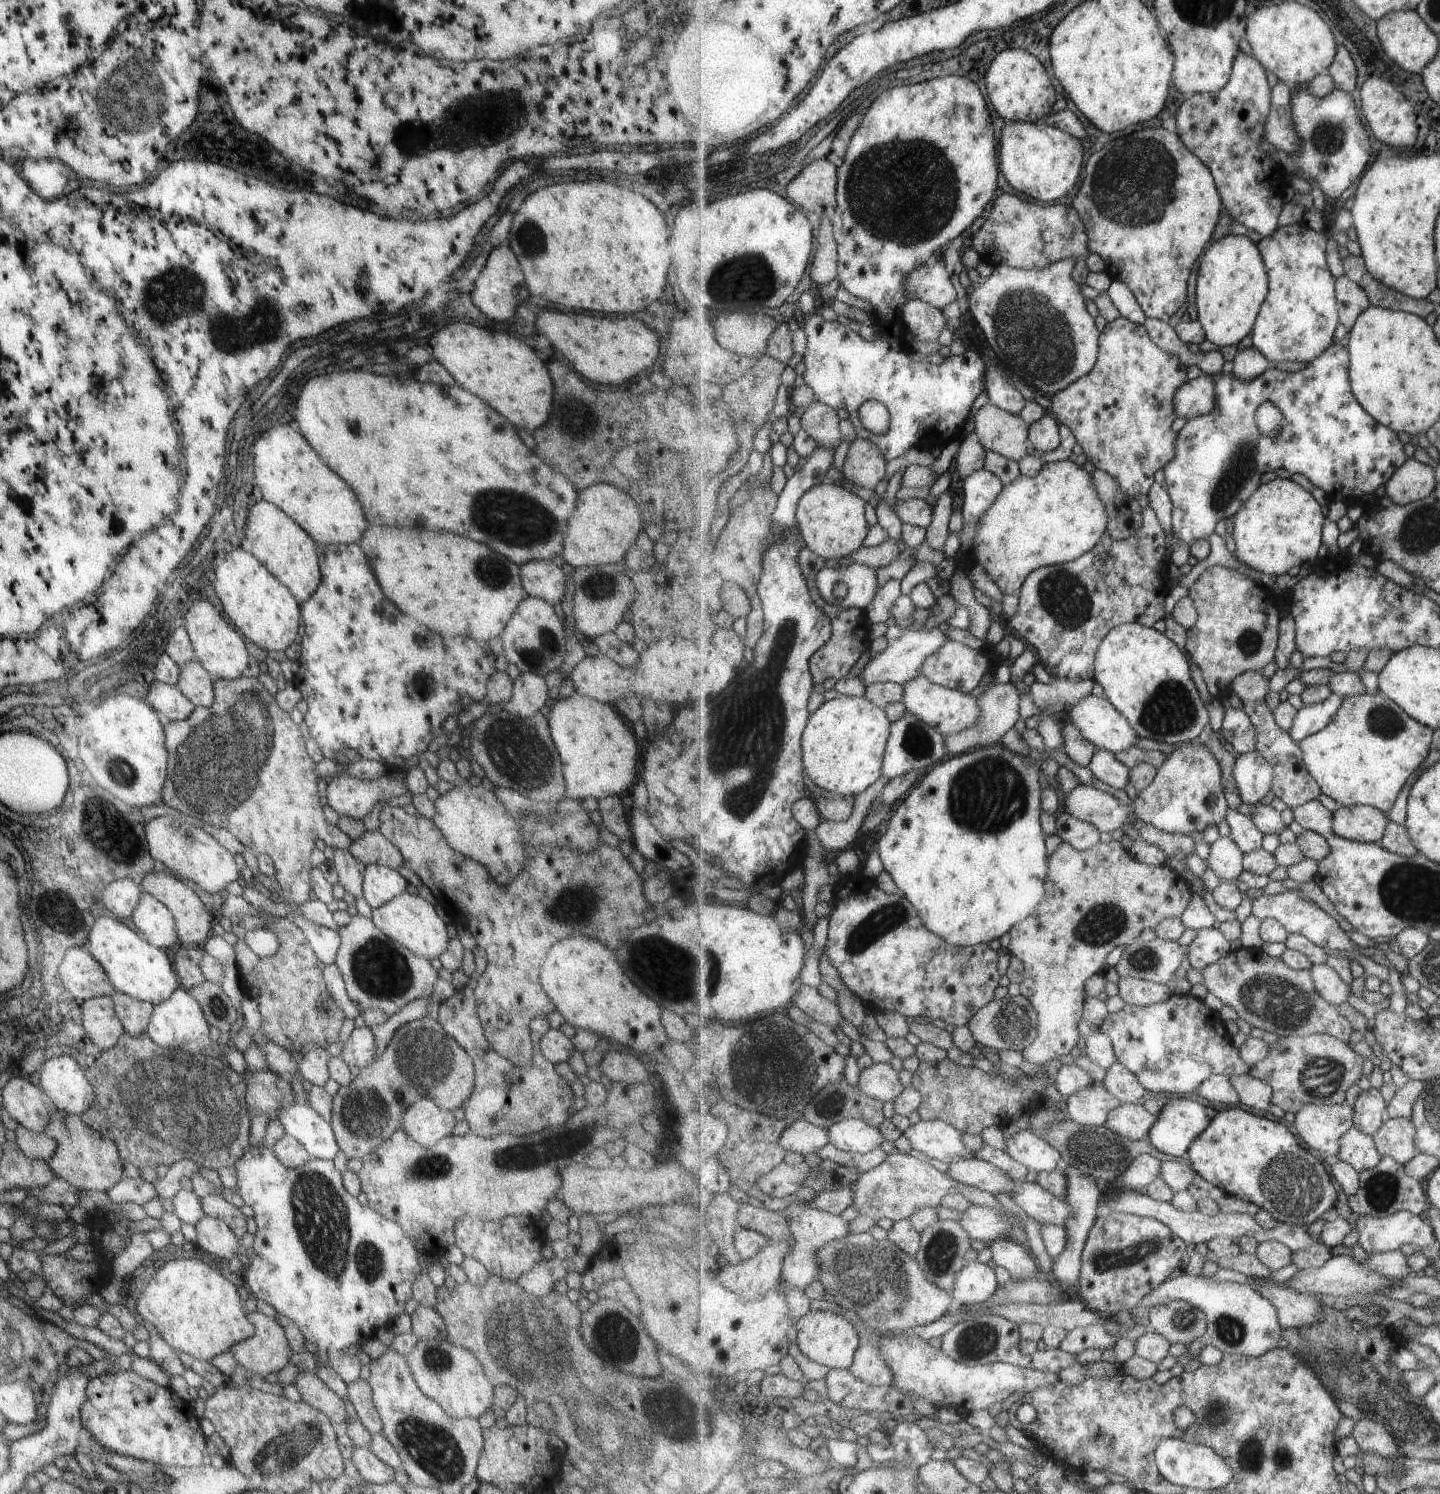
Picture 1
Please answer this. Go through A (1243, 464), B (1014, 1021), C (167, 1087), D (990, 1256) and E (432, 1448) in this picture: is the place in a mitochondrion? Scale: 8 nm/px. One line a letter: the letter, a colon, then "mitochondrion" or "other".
A: mitochondrion
B: mitochondrion
C: mitochondrion
D: other
E: mitochondrion

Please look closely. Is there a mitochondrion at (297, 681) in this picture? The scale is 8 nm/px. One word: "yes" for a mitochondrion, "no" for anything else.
no

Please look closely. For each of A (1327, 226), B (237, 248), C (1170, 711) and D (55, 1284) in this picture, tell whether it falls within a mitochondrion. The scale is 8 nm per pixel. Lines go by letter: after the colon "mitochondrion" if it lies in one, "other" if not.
A: other
B: other
C: mitochondrion
D: other

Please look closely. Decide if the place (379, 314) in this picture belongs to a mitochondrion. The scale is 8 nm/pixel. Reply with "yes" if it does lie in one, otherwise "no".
no

